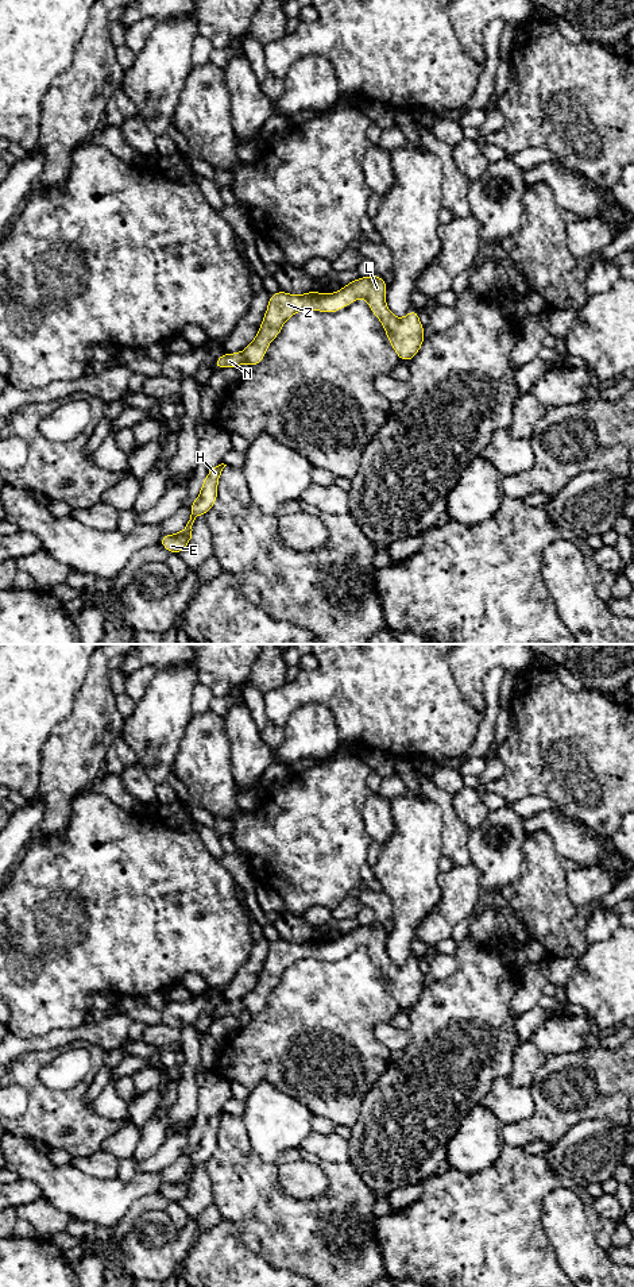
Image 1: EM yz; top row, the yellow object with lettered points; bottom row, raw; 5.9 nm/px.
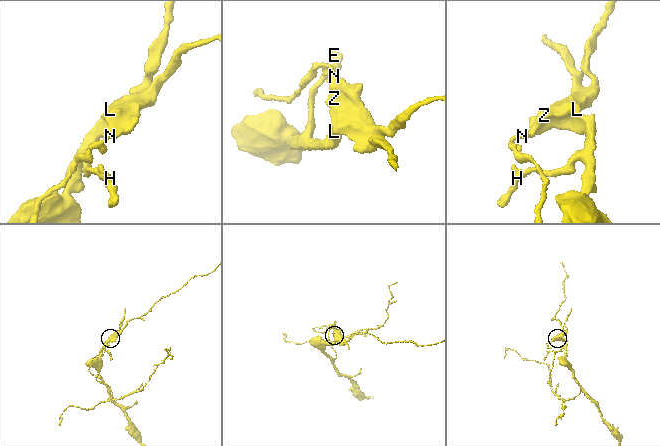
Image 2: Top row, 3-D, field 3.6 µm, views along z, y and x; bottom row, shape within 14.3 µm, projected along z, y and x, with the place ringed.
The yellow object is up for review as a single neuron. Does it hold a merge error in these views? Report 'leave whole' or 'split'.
split

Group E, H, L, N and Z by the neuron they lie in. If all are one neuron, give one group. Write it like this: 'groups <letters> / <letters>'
groups E H L Z / N

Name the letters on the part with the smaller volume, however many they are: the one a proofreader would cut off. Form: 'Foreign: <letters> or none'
Foreign: N

